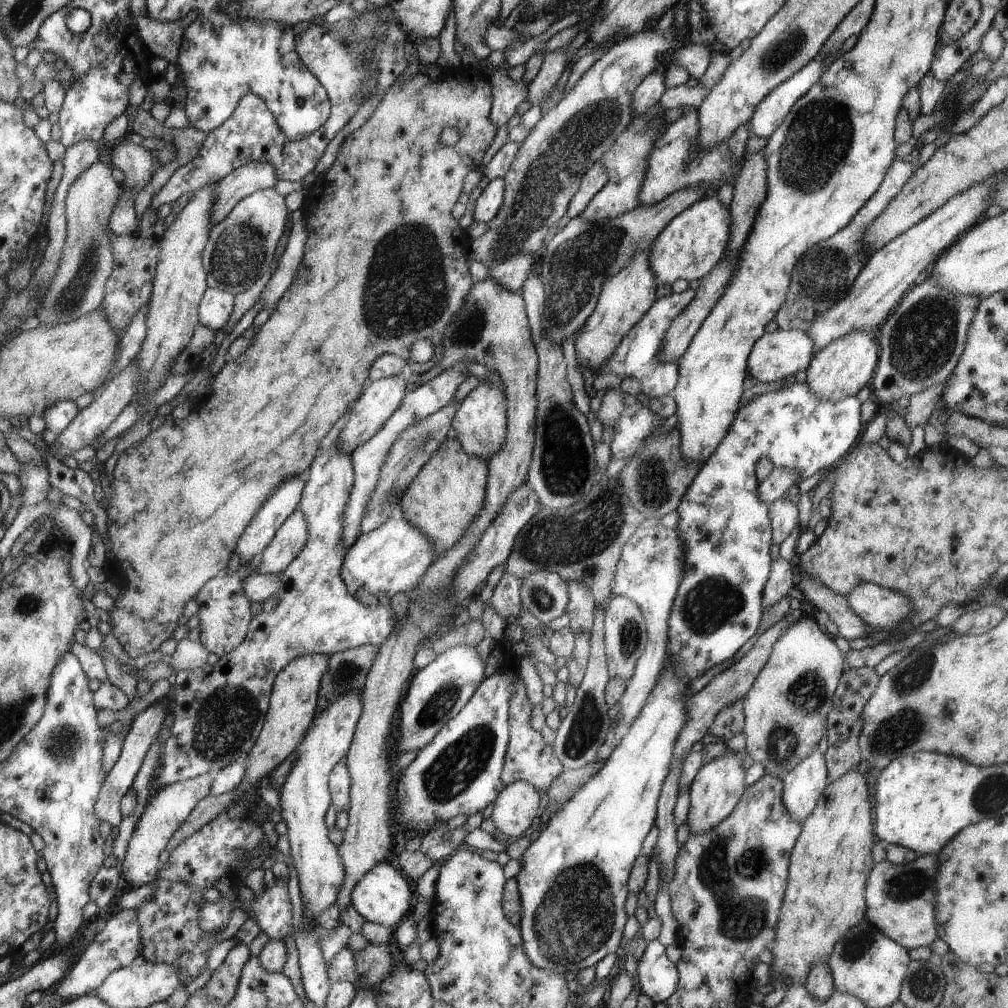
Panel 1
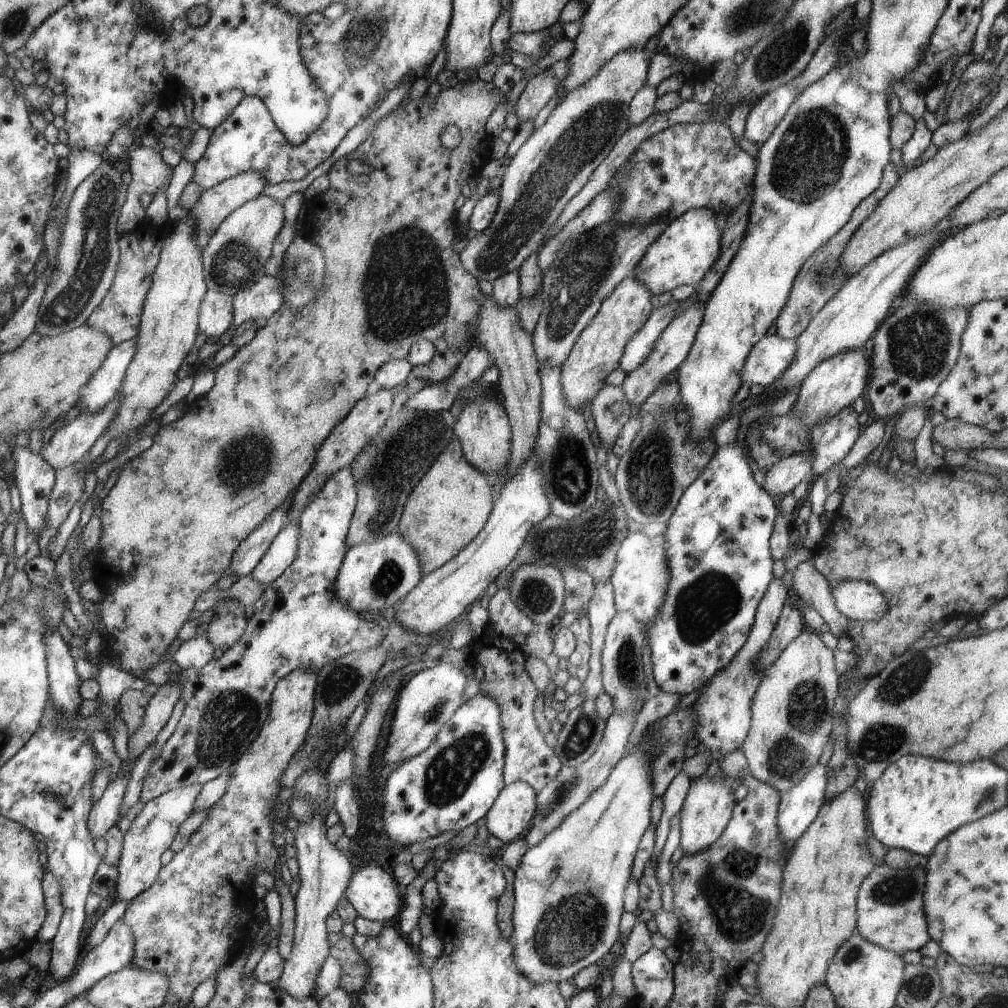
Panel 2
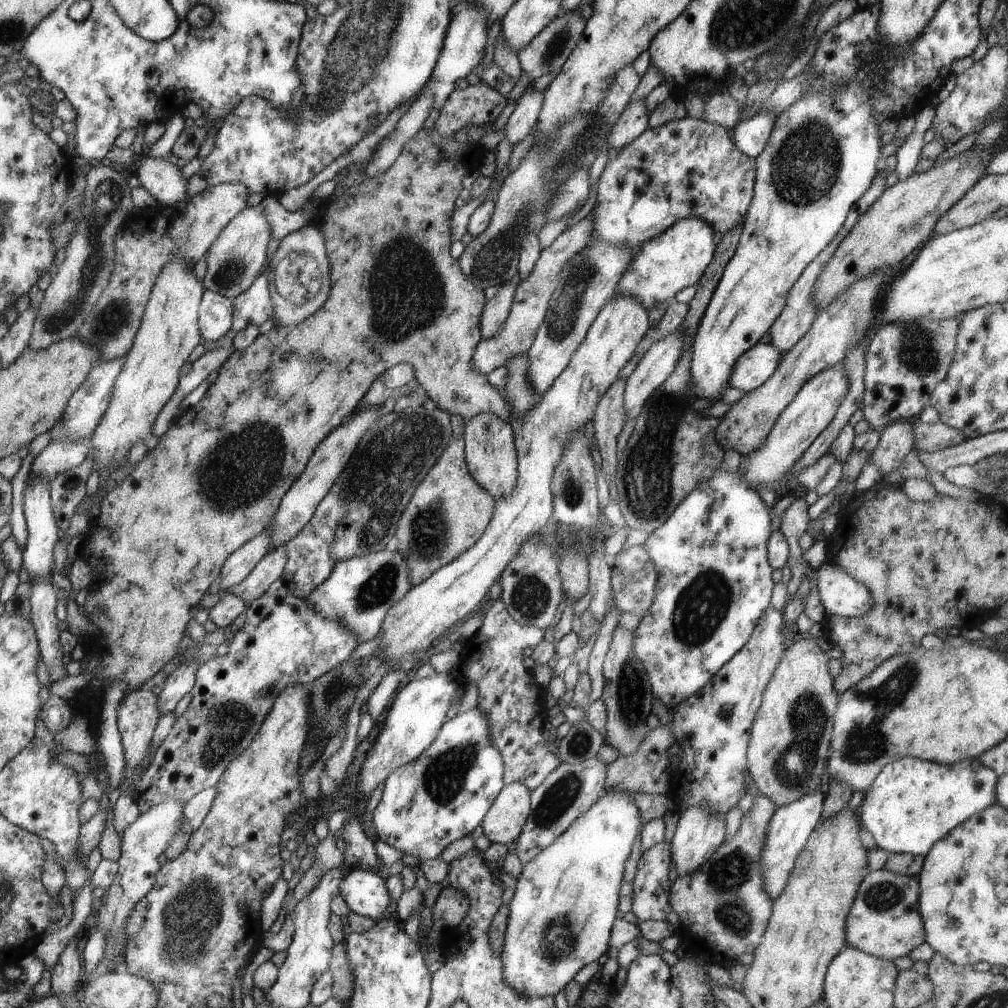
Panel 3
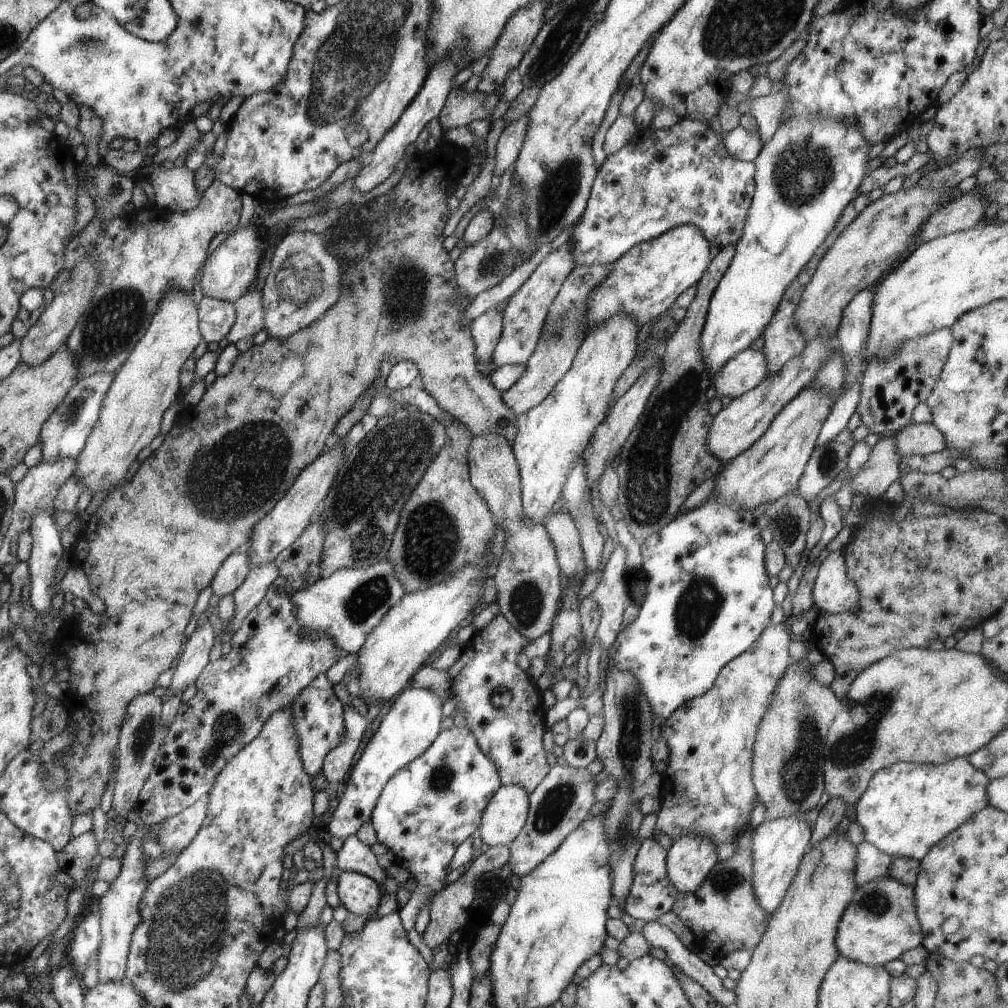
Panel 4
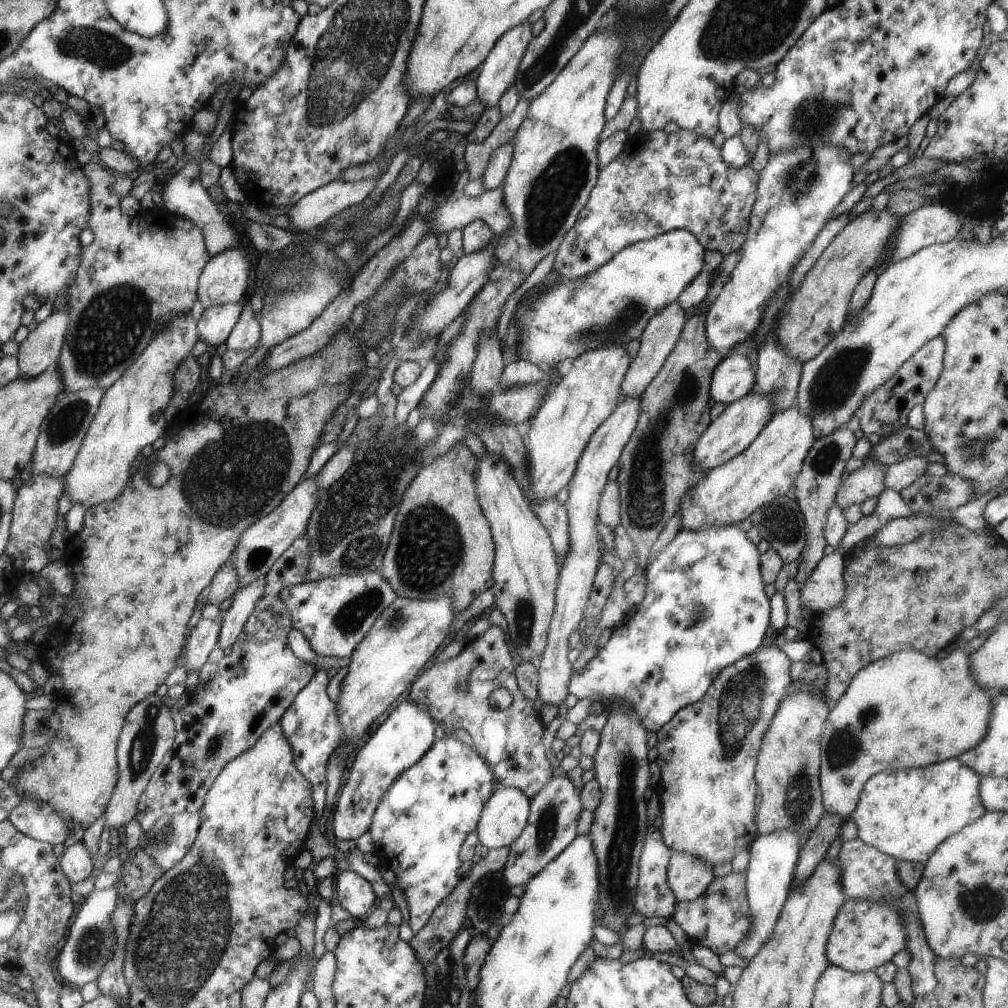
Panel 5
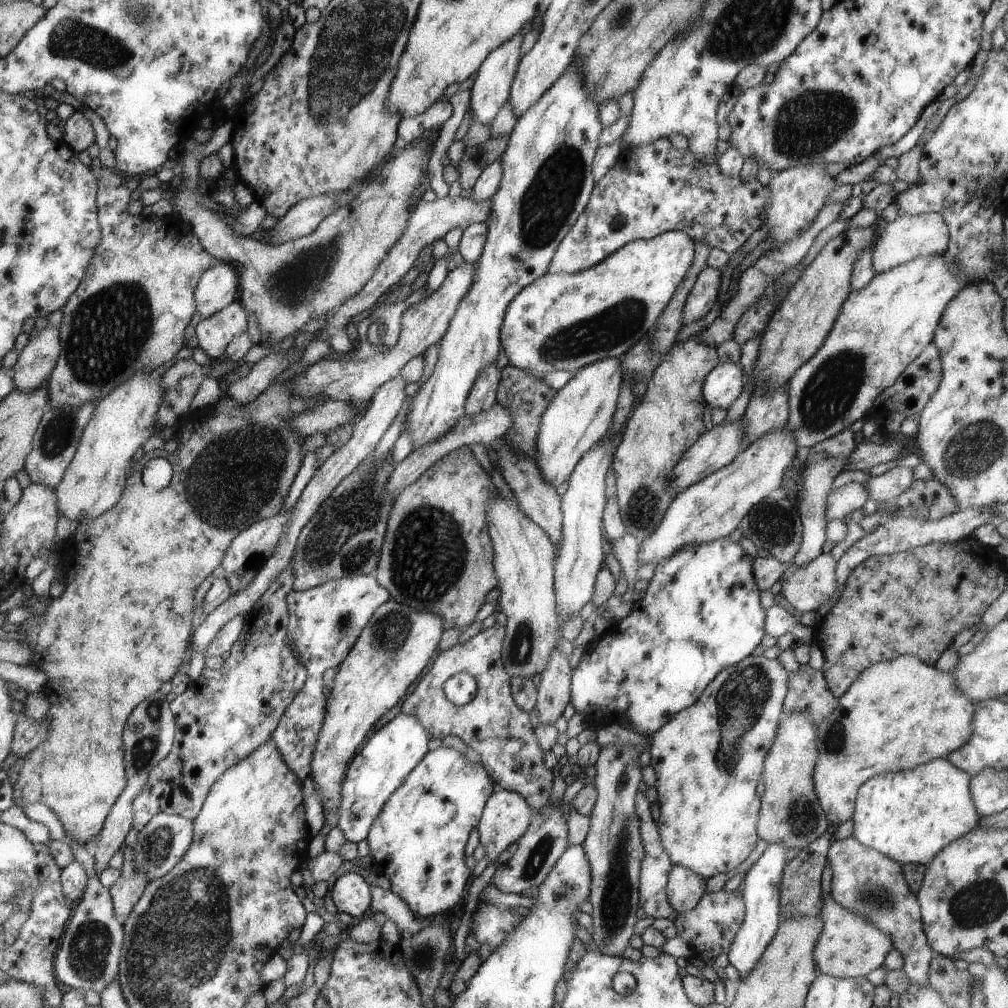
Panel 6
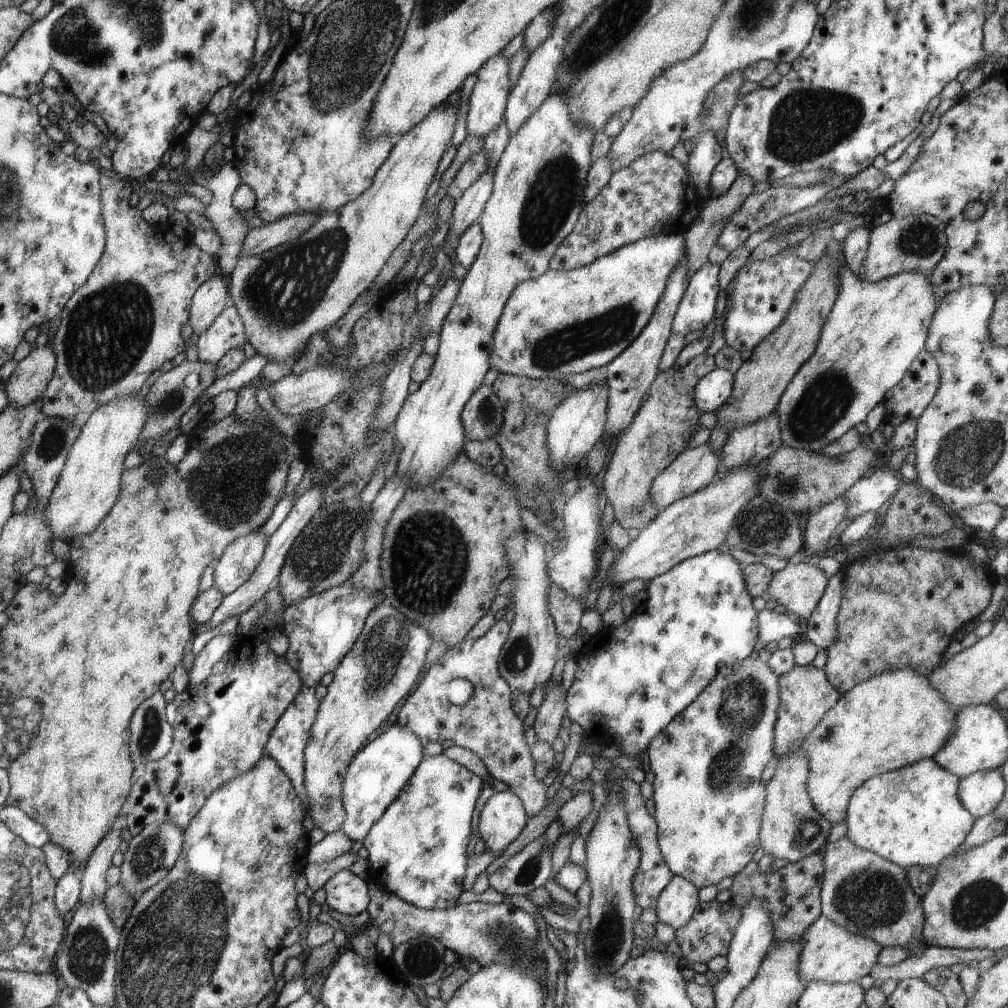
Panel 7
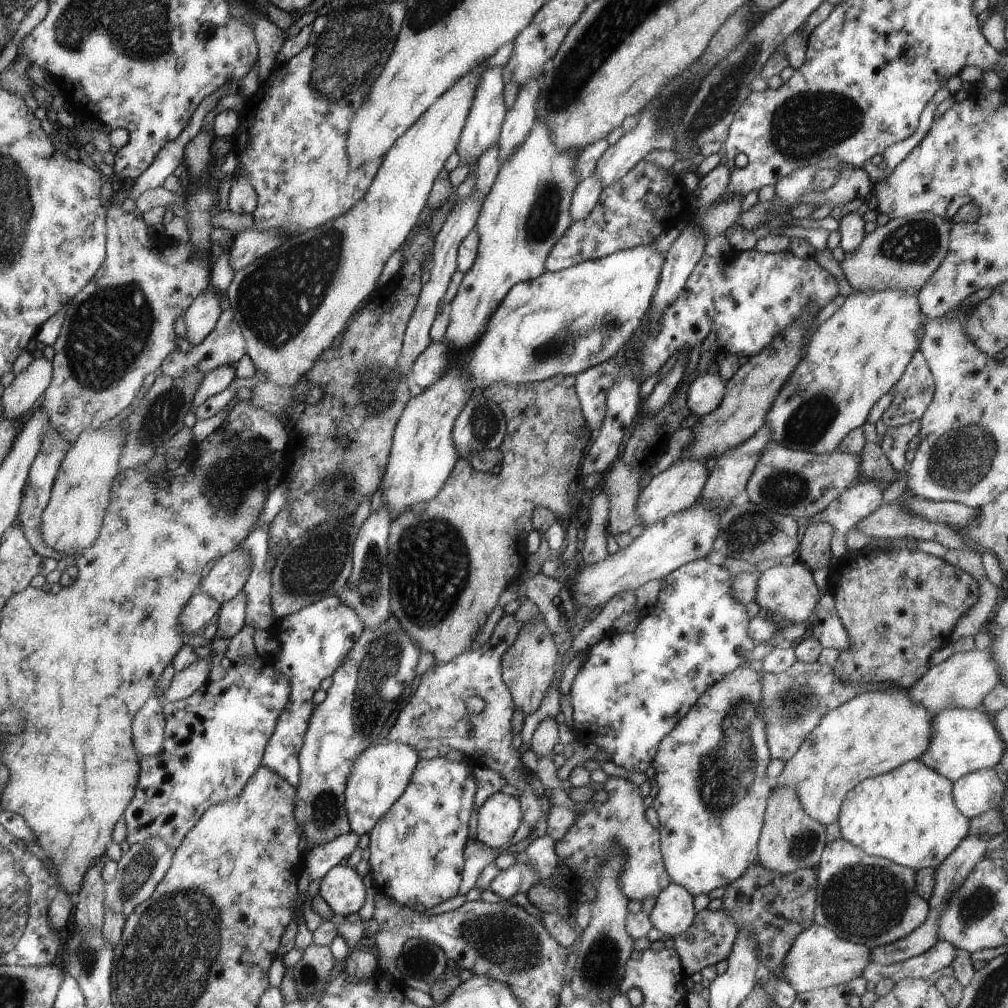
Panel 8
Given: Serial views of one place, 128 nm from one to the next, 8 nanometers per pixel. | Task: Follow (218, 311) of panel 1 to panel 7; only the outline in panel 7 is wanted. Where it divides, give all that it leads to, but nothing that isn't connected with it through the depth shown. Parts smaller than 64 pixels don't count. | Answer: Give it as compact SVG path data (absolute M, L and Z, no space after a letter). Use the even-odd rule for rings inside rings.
M233 304L199 336L198 360L217 364L232 348L243 348L248 340L245 324Z

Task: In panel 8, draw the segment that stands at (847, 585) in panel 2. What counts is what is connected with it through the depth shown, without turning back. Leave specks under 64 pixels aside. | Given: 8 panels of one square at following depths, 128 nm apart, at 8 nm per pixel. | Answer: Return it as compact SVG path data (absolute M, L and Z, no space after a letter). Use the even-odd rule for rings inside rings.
M799 559L792 566L776 565L762 573L757 585L755 600L776 620L788 619L795 623L810 624L809 618L816 611L820 590L812 578L812 572Z

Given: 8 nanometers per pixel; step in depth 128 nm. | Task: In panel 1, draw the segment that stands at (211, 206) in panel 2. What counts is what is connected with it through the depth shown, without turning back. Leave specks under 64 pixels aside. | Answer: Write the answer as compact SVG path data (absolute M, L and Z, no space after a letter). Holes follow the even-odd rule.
M252 161L230 172L216 183L217 200L213 208L213 224L221 223L226 216L232 214L234 207L247 196L253 195L257 190L272 188L277 182L277 168L268 161Z

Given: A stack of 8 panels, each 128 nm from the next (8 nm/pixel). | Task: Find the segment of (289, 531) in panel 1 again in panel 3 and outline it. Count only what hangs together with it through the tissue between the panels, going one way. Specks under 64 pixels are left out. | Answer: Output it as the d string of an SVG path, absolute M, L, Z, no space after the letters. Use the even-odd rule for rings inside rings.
M270 546L265 558L254 567L254 570L240 584L222 592L239 596L244 600L244 604L249 607L284 574L286 560L288 558L286 558L284 546Z

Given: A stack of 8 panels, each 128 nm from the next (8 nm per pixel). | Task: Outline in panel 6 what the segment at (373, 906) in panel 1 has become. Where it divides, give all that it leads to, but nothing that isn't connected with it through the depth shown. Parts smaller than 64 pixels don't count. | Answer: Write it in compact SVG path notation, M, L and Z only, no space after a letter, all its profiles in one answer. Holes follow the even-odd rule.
M346 873L332 886L332 900L338 913L350 914L359 920L370 910L370 886L358 873Z

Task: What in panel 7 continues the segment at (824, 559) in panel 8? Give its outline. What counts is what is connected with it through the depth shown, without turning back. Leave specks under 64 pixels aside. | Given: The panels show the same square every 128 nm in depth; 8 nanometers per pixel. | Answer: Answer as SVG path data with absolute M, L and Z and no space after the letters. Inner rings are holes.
M843 496L812 512L804 530L804 552L810 555L822 554L828 539L834 534L837 525L847 516L848 502Z

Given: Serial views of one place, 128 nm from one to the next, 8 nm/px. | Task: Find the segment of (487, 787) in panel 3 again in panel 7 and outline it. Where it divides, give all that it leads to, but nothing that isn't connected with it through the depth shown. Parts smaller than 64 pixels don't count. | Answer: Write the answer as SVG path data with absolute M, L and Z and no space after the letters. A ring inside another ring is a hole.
M445 754L423 759L401 795L374 824L363 841L364 848L368 851L370 868L377 873L383 888L420 909L455 908L458 896L464 890L464 874L468 867L466 854L472 836L472 816L476 810L476 800L483 789L484 782L476 774L446 758Z

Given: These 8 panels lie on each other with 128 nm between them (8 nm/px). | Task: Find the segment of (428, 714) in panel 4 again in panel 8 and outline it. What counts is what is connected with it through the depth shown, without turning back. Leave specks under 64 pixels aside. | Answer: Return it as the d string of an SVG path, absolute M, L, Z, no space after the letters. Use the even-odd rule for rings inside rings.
M384 740L381 744L373 744L358 756L344 793L350 832L361 836L373 831L389 809L404 795L420 761L418 750L388 740Z

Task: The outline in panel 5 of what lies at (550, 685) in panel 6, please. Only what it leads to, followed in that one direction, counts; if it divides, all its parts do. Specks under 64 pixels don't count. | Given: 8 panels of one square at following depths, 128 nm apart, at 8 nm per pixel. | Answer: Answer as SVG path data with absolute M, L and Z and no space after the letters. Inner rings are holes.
M626 397L624 402L618 403L618 408L609 419L598 427L596 434L589 440L580 462L577 463L576 474L569 485L568 499L565 507L569 511L570 536L572 547L570 552L562 560L560 578L556 596L556 610L553 622L549 627L548 646L540 660L538 696L543 706L560 706L560 702L568 696L568 682L572 676L572 664L568 660L568 638L573 633L580 631L580 622L584 616L584 608L590 600L592 582L596 582L596 568L601 566L602 550L600 550L600 538L598 538L598 502L606 487L608 472L620 462L622 451L633 436L637 428L638 419L641 416L640 398Z

